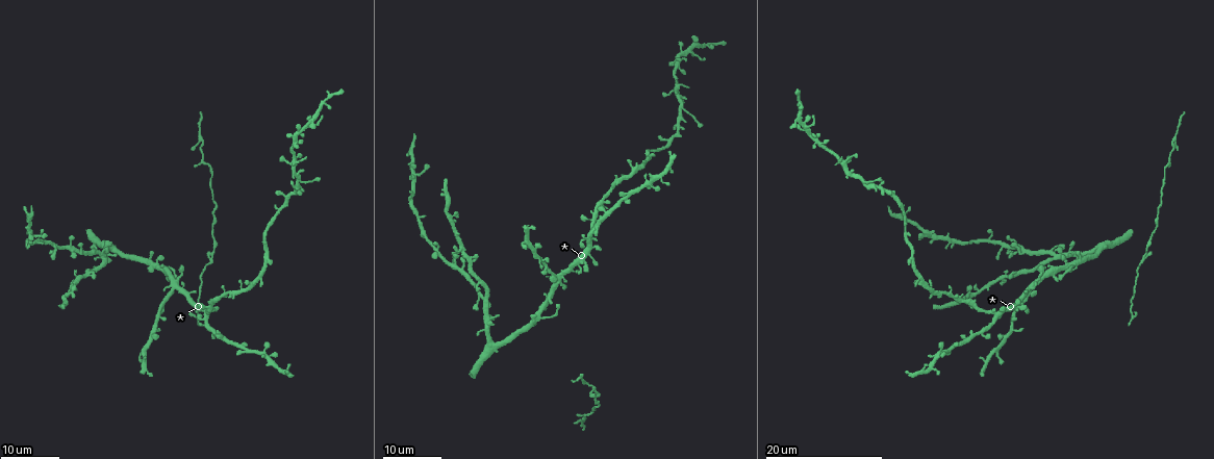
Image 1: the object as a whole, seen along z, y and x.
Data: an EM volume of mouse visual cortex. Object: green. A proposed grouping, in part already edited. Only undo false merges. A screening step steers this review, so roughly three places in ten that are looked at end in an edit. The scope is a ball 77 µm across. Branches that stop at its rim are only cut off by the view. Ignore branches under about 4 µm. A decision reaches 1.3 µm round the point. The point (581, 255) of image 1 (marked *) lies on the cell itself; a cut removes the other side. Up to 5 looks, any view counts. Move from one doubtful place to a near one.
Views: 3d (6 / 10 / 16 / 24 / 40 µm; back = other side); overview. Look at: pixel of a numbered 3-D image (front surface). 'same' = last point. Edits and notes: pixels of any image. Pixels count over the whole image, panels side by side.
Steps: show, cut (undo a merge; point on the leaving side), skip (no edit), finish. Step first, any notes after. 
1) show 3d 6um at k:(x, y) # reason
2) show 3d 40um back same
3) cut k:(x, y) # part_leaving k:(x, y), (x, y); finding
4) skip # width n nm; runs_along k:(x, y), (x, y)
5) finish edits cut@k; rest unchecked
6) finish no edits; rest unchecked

show 3d 16um at 1:(541, 318)

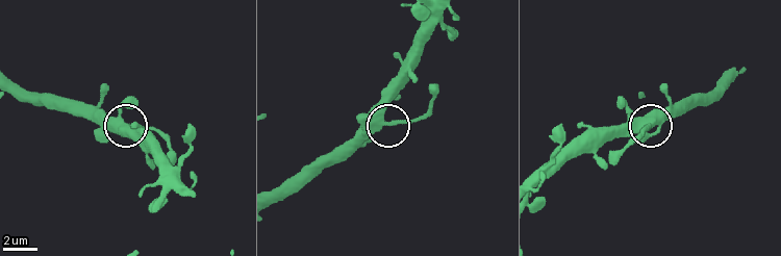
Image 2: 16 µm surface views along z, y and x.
show 3d 6um at 2:(386, 123) # closer look

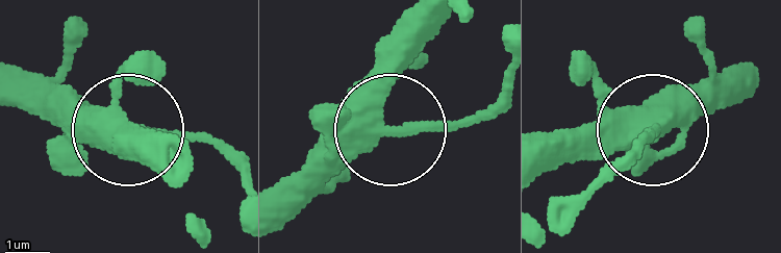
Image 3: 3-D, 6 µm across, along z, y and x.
skip # side_arm 52 um; continuous, no second cell

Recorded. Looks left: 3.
show 3d 16um at 1:(486, 299) # two arms in line, one across

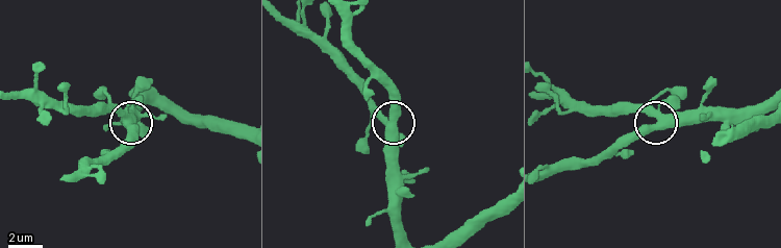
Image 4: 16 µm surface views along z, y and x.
show 3d 10um at 4:(656, 121) # closer look

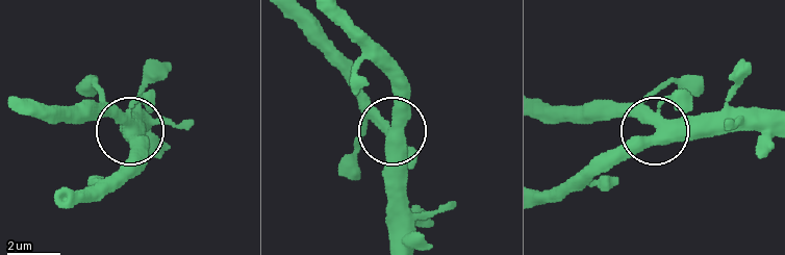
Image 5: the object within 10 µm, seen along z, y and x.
skip # side_arm 27 um; runs_along 5:(764, 118), (663, 127), (623, 145), (591, 176); continuous, no second cell

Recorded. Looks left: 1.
finish no edits; rest unchecked

